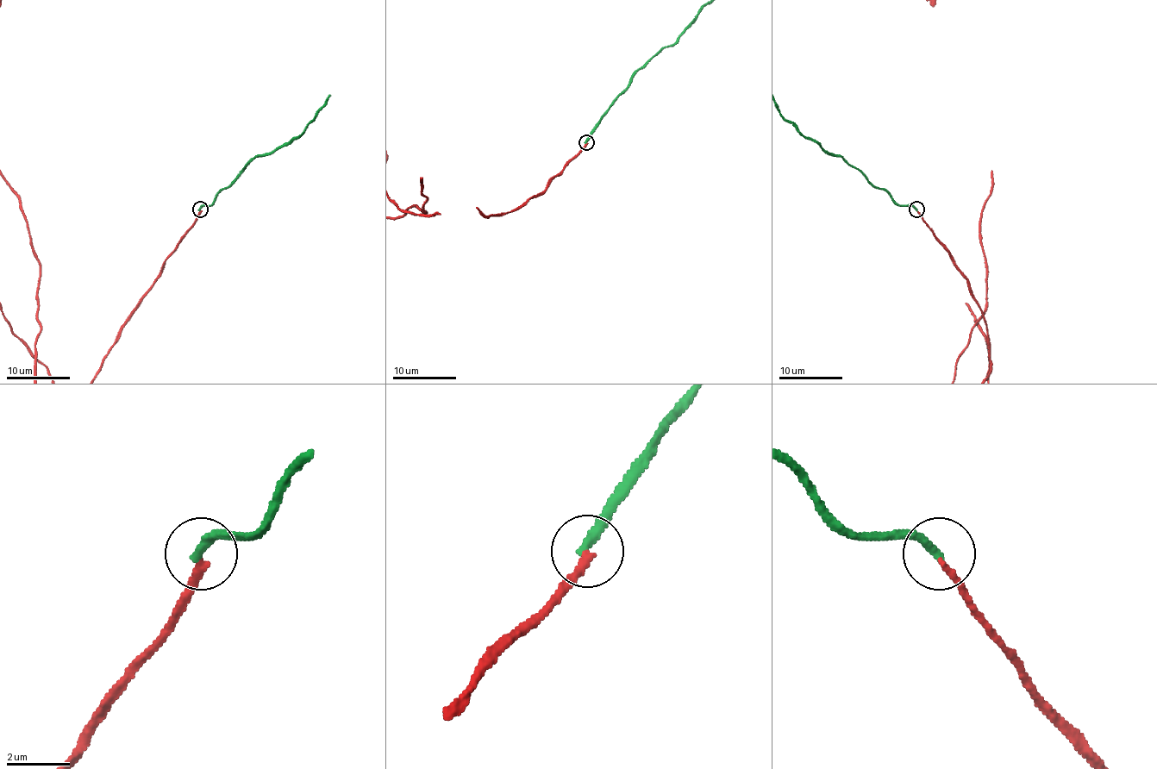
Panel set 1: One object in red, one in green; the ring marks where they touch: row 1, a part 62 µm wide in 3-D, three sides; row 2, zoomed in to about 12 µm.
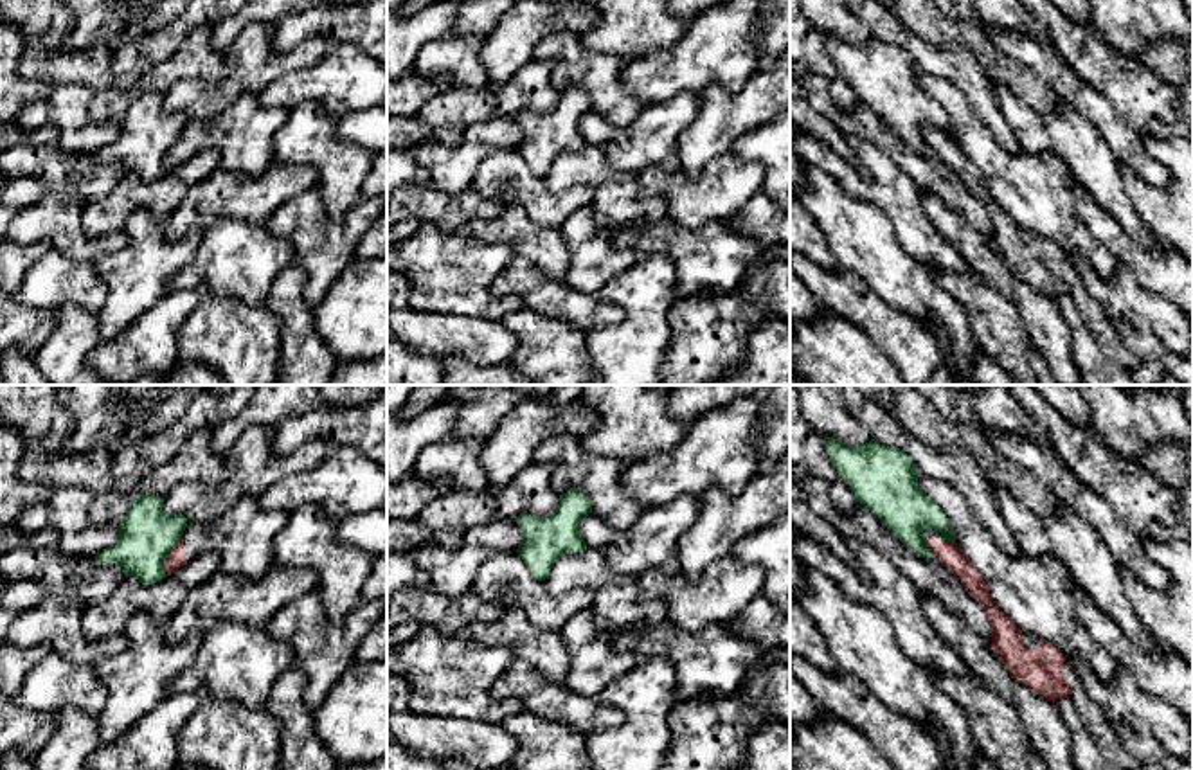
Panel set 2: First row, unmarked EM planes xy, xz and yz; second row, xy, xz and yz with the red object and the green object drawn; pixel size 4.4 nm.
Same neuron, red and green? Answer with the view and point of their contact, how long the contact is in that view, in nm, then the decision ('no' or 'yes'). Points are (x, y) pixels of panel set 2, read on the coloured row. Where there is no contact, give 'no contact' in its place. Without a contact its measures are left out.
meets red in xy at (168, 556); contact 190 nm long; no

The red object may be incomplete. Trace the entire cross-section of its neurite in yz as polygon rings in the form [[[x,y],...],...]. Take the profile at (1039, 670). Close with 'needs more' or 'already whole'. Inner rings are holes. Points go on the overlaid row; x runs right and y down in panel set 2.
[[[925,529],[928,549],[977,599],[991,626],[991,649],[1008,667],[1011,676],[1051,700],[1069,700],[1078,711],[1090,736],[1098,741],[1103,756],[1119,770],[1137,770],[1137,757],[1128,752],[1116,729],[1108,723],[1105,711],[1087,694],[1074,666],[1053,644],[1024,633],[991,599],[977,567],[963,554],[957,543],[950,543],[939,531]]]; needs more

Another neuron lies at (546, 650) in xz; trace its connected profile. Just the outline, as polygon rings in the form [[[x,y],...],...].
[[[506,608],[493,622],[471,622],[459,631],[482,646],[509,646],[515,658],[527,660],[551,684],[563,684],[570,655],[560,630],[540,630],[522,608]]]

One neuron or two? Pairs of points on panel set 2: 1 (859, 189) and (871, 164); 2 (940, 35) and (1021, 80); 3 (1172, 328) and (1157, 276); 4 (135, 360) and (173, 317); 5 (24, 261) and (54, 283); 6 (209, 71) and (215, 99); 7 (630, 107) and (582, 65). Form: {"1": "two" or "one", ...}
{"1": "one", "2": "one", "3": "two", "4": "one", "5": "two", "6": "two", "7": "one"}

